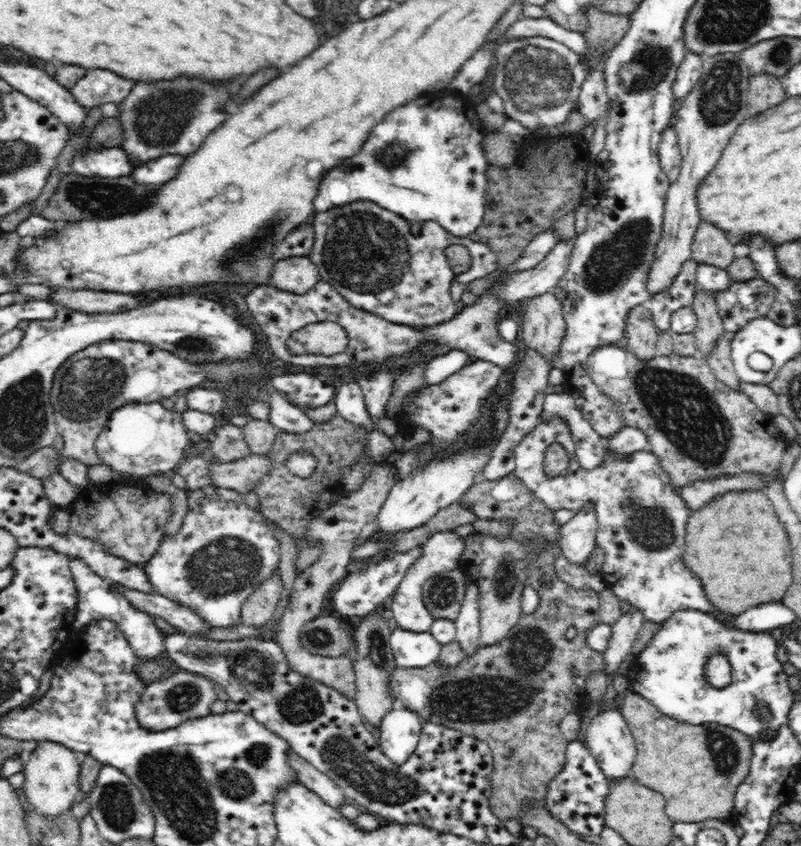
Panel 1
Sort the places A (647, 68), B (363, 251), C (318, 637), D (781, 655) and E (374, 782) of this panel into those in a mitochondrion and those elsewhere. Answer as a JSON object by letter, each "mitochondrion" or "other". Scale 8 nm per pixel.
{"A":"mitochondrion","B":"mitochondrion","C":"mitochondrion","D":"other","E":"mitochondrion"}

